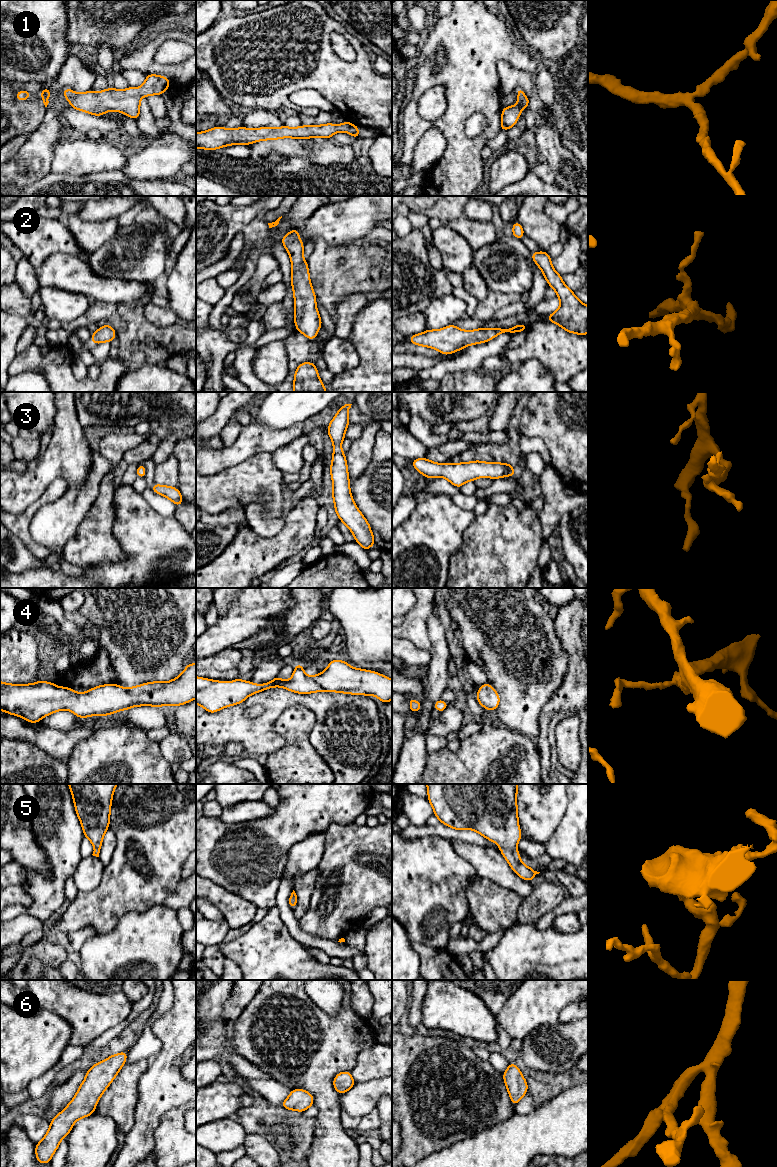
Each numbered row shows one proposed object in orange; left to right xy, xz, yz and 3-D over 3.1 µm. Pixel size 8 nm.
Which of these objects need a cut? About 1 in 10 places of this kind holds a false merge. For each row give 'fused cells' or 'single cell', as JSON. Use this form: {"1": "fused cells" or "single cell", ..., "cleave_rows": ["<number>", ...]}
{"1": "single cell", "2": "single cell", "3": "single cell", "4": "single cell", "5": "single cell", "6": "single cell", "cleave_rows": []}

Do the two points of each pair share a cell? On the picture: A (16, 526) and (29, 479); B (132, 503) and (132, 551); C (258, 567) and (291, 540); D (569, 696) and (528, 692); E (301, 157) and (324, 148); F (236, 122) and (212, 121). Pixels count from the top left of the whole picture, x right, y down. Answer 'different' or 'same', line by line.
A: different
B: same
C: same
D: different
E: different
F: same

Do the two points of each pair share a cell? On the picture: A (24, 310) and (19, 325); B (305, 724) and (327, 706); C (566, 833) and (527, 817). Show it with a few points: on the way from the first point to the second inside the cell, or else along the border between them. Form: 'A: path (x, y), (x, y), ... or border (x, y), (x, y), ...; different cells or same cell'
A: border (10, 312), (23, 317), (34, 317); different cells
B: border (295, 704), (306, 706), (315, 717), (309, 739); different cells
C: border (566, 807), (566, 811), (557, 829), (542, 844); different cells

